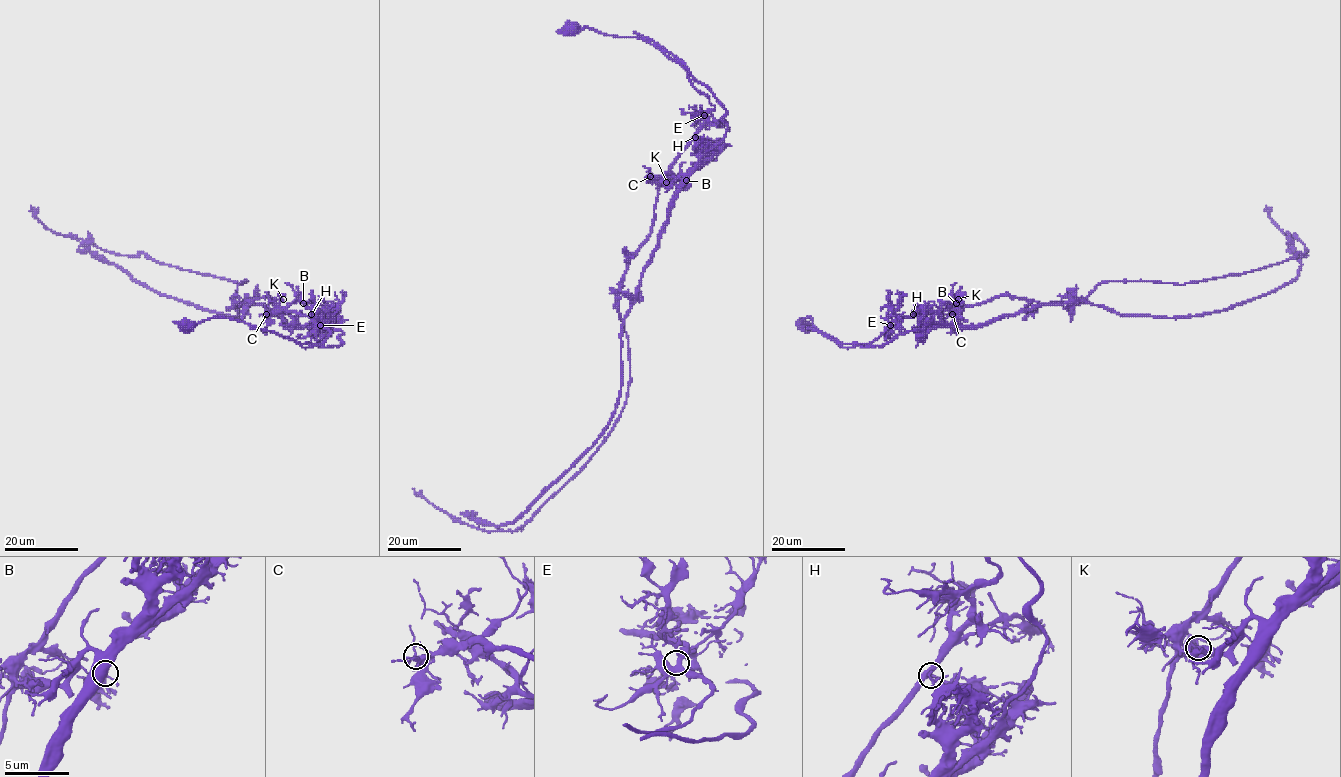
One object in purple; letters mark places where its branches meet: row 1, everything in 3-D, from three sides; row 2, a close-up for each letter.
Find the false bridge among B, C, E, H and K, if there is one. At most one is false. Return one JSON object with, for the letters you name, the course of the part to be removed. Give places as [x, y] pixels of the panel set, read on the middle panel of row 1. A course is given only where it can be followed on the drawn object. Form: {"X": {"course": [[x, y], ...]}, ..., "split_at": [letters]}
{"H": {"course": [[695, 137], [663, 176], [651, 233], [624, 274], [629, 385], [606, 439], [514, 530], [458, 522], [413, 488]]}, "split_at": ["H"]}

